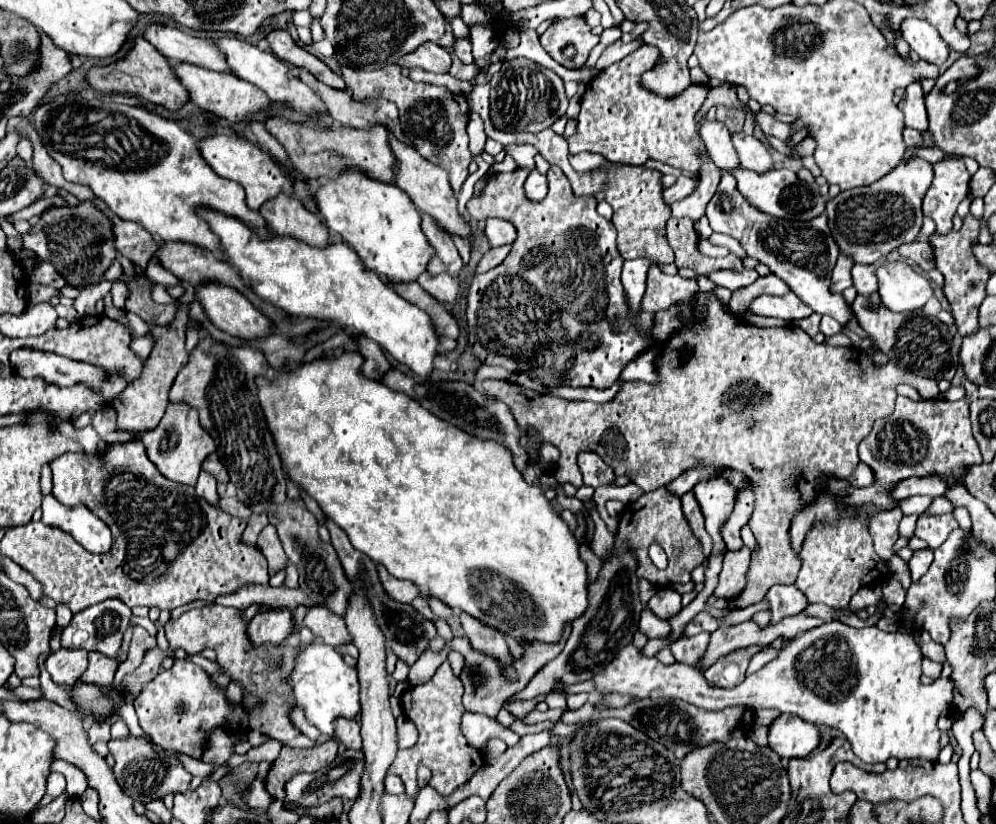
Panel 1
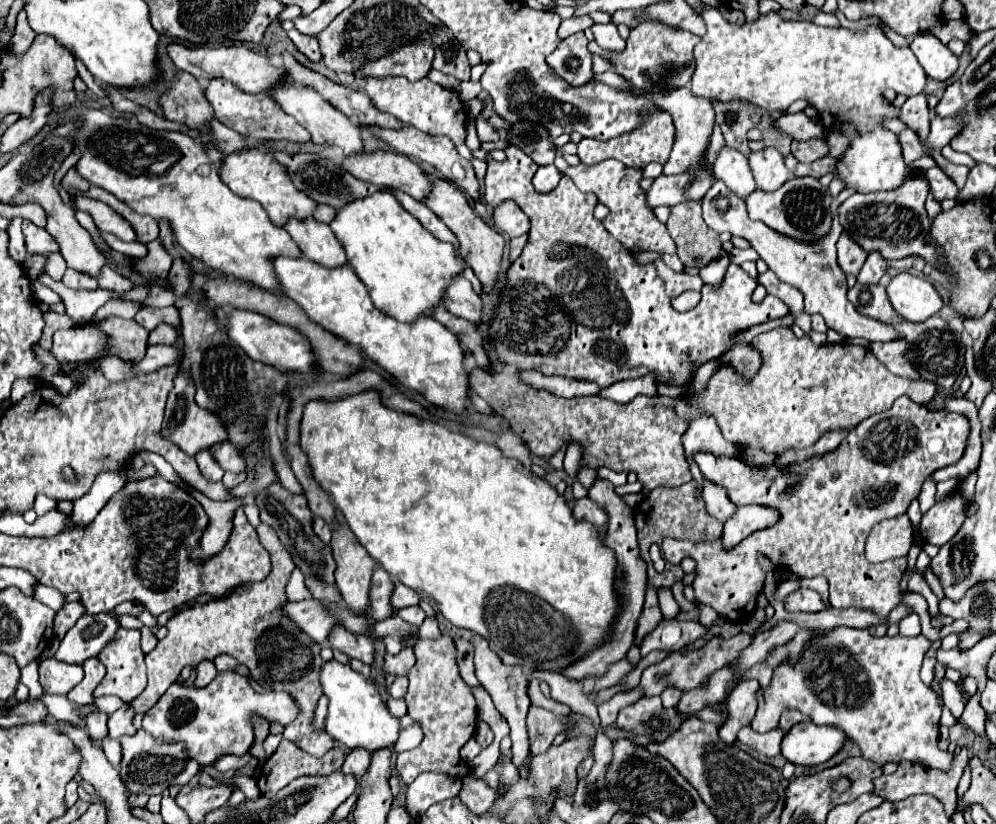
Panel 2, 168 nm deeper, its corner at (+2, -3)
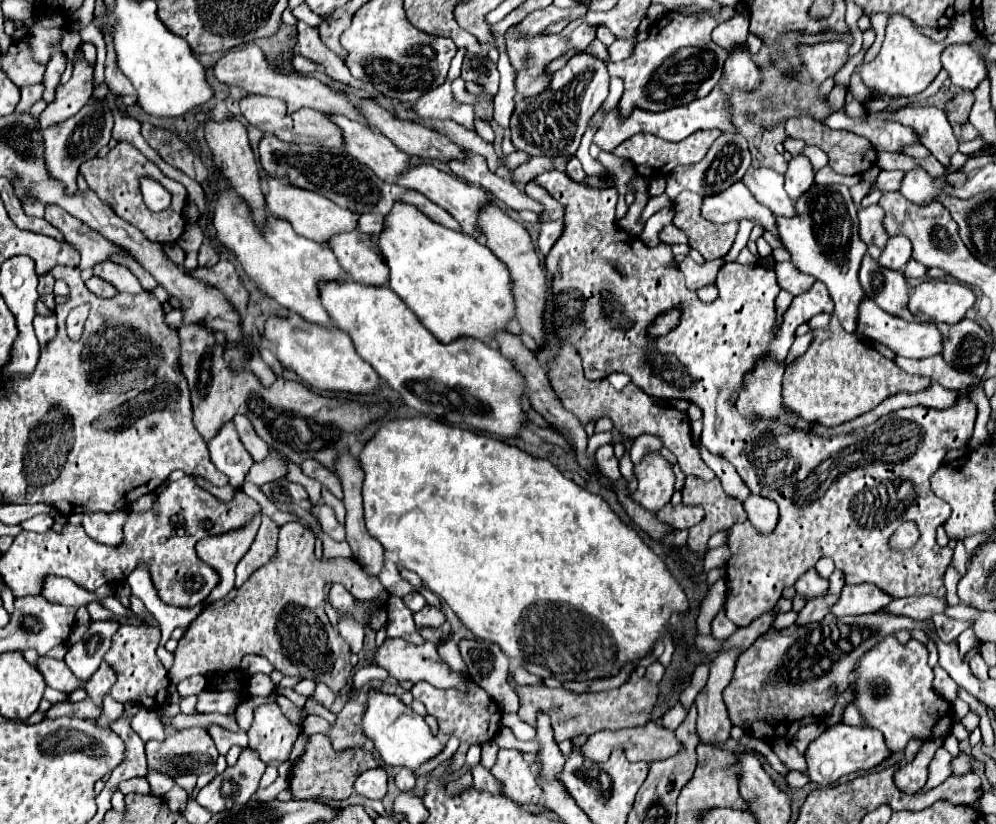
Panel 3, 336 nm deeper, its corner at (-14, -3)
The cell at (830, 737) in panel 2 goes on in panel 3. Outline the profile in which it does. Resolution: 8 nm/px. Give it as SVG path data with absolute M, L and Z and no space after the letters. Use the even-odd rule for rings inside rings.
M838 723L830 729L826 729L818 739L814 739L806 751L806 763L810 771L810 781L826 787L838 781L844 775L856 773L856 771L870 771L882 761L890 759L890 751L884 743L884 737L880 731L872 727L850 727L844 723Z

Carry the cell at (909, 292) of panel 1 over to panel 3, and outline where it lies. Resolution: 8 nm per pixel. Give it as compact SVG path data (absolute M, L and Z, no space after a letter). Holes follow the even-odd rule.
M928 279L914 287L908 307L922 323L960 323L974 301L976 295L968 285Z

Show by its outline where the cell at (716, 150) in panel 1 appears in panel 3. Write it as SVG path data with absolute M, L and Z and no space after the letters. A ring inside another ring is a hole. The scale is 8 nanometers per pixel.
M748 169L744 175L746 187L754 193L754 197L772 209L774 215L792 217L796 215L794 201L784 191L784 177L772 169Z

